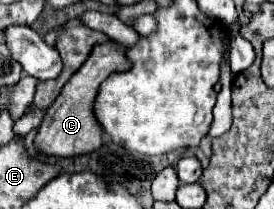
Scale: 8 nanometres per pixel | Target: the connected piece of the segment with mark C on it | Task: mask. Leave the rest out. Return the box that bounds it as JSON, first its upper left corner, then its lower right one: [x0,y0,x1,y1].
[35,41,129,157]

